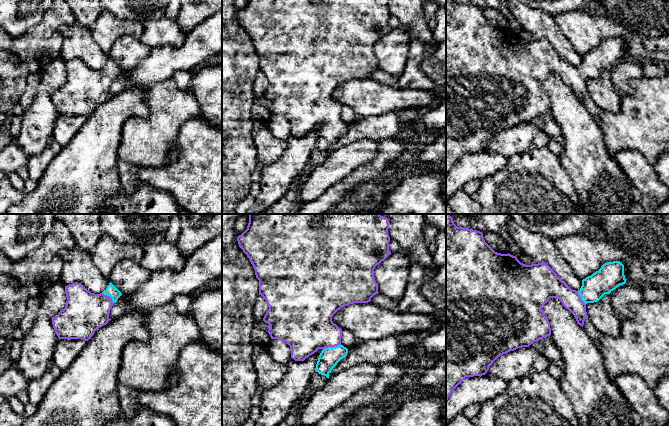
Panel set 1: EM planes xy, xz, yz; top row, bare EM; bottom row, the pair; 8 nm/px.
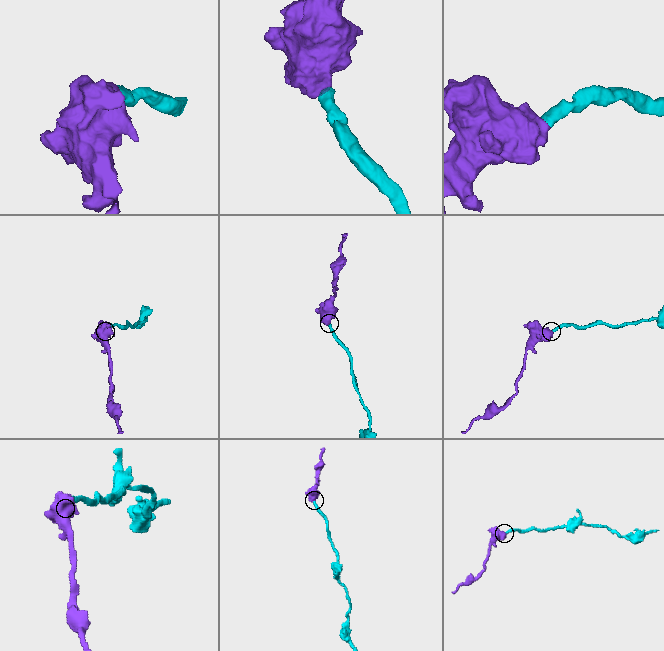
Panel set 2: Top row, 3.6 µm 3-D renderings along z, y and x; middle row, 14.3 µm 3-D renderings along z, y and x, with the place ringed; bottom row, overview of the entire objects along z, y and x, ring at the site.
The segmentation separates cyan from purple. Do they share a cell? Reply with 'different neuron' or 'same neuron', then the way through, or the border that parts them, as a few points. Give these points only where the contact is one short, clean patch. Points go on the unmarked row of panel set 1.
same neuron; runs through xz (329, 133), (331, 123), (308, 102)

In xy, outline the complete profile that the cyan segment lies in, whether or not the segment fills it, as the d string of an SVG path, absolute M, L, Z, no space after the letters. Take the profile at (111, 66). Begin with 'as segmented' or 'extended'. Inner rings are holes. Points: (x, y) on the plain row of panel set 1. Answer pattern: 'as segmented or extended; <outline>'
extended; M110 58L100 70L91 69L81 59L65 62L66 82L52 94L52 101L60 115L88 117L95 107L106 101L114 79L122 69Z

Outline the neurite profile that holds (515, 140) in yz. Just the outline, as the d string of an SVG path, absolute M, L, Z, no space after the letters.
M522 123L498 133L485 151L511 158L533 148L548 147L549 136L538 126Z

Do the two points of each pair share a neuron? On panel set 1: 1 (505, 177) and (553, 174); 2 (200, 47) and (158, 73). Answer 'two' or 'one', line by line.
1: one
2: one

